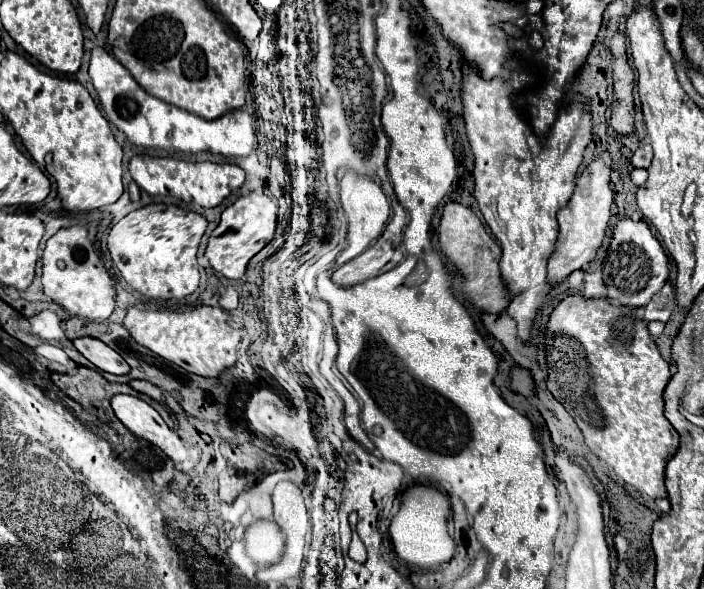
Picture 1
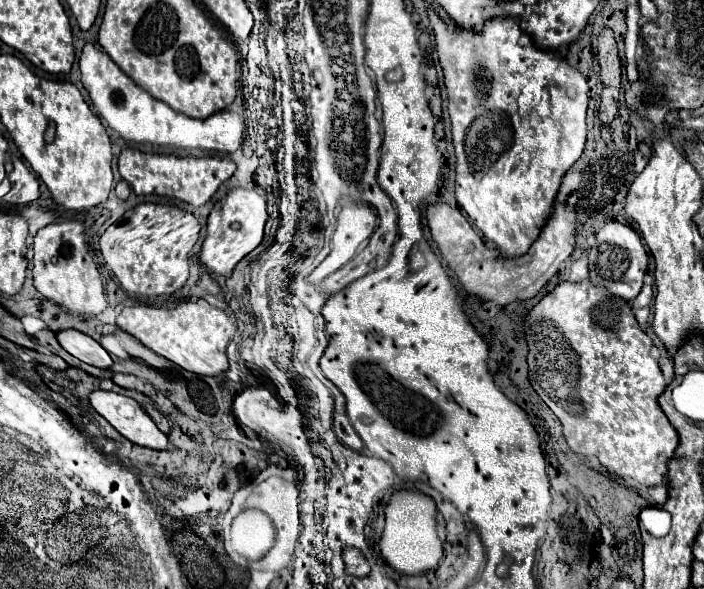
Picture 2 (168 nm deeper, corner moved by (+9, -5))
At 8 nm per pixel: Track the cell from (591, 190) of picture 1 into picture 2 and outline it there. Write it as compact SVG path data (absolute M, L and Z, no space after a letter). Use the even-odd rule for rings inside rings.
M566 201L556 203L552 215L548 217L548 223L544 225L540 237L530 247L530 251L522 255L520 259L500 261L498 259L500 253L484 245L484 241L474 231L474 227L468 223L468 219L460 213L460 209L454 209L446 203L434 203L426 211L426 219L428 219L432 239L436 241L448 267L454 269L454 273L458 275L462 289L468 295L476 295L482 301L494 301L498 305L508 305L514 299L536 297L540 289L548 283L548 279L556 275L560 267L566 263L566 259L572 255L576 247L576 231L580 229L576 207L568 205Z

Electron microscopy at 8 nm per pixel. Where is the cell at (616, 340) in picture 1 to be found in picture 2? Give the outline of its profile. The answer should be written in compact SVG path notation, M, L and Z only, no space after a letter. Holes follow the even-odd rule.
M582 281L582 283L560 283L554 291L550 291L528 315L526 315L526 341L528 341L528 377L530 383L534 387L534 391L540 395L540 399L552 409L552 413L560 419L562 427L564 427L564 437L568 447L578 453L578 455L586 455L586 457L598 457L598 461L608 469L608 473L620 477L620 479L632 479L644 487L658 487L664 481L666 475L666 465L672 459L674 449L678 447L678 435L674 431L674 427L670 425L670 421L664 417L664 413L658 407L658 397L662 395L662 391L666 389L666 381L664 375L658 367L658 361L650 355L652 349L652 341L650 337L638 327L630 305L620 299L620 297L612 297L606 293L606 289L592 285L590 281Z

